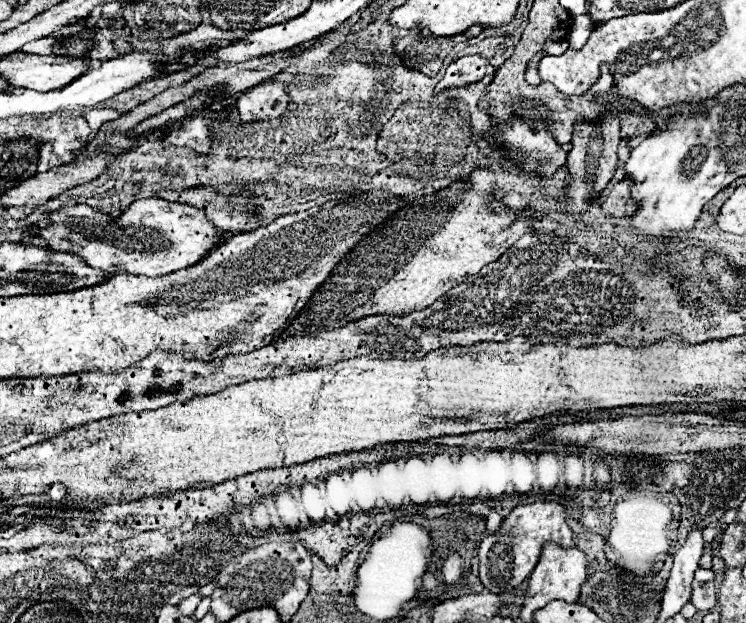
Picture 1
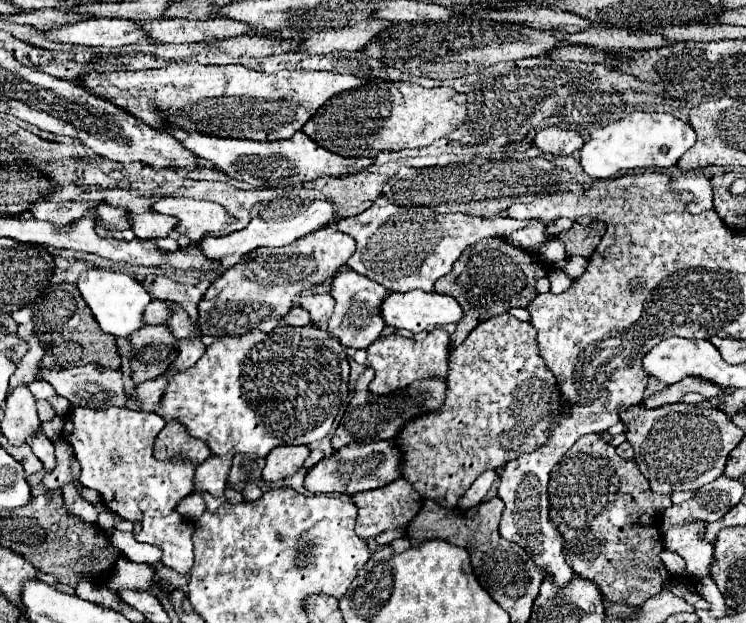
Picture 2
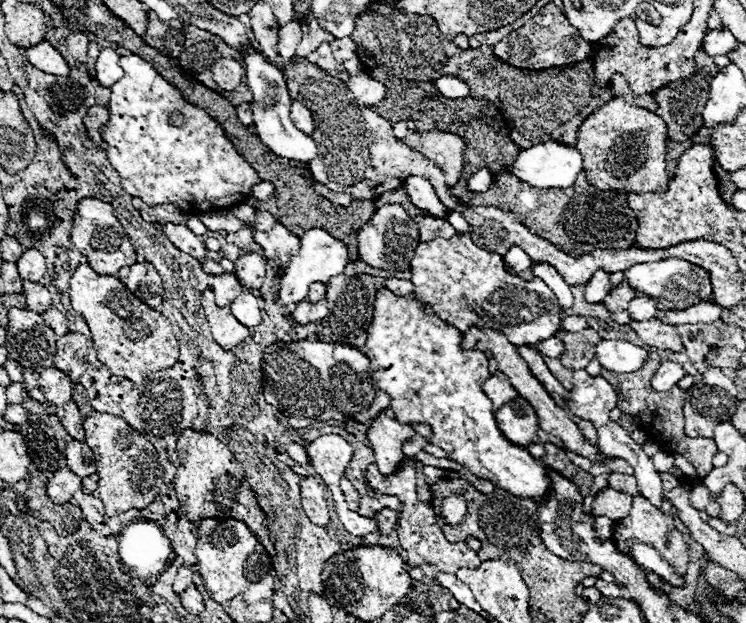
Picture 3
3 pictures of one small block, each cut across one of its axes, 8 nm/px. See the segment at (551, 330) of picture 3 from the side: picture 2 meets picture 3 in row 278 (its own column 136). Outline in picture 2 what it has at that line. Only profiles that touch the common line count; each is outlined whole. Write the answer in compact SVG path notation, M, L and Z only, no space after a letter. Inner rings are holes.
M72 408L70 414L64 418L64 426L62 426L62 438L72 446L74 450L74 458L80 464L80 476L78 480L100 492L104 504L118 514L124 520L140 522L142 530L136 536L138 542L144 544L158 544L162 550L162 558L160 562L166 568L172 568L178 574L188 574L192 564L194 564L194 554L192 554L192 534L196 524L182 518L182 514L176 510L178 502L192 494L194 486L192 486L192 478L194 478L194 464L190 464L184 458L178 460L168 460L168 462L160 462L152 456L152 444L154 438L158 436L158 432L162 430L164 420L154 414L154 412L132 412L128 408L100 408L100 410L92 410L92 408Z

